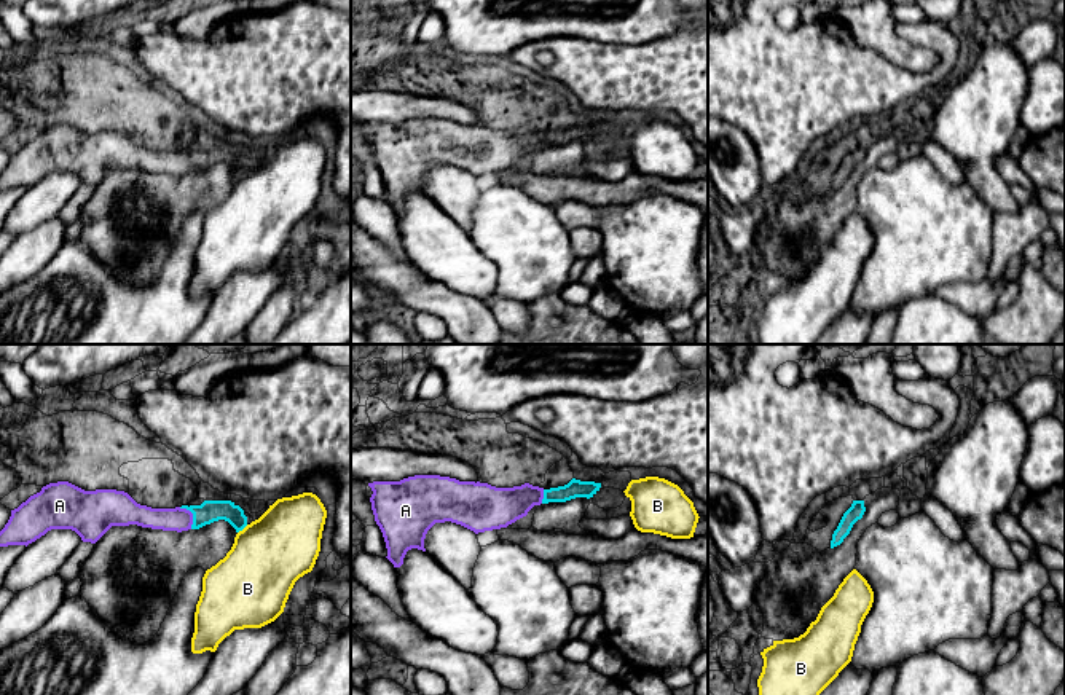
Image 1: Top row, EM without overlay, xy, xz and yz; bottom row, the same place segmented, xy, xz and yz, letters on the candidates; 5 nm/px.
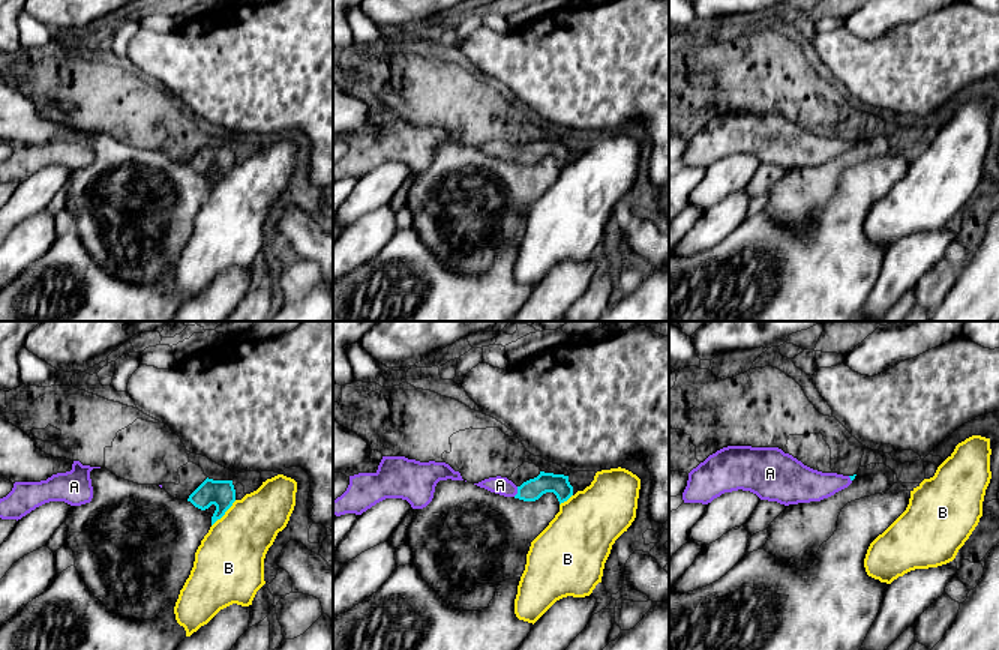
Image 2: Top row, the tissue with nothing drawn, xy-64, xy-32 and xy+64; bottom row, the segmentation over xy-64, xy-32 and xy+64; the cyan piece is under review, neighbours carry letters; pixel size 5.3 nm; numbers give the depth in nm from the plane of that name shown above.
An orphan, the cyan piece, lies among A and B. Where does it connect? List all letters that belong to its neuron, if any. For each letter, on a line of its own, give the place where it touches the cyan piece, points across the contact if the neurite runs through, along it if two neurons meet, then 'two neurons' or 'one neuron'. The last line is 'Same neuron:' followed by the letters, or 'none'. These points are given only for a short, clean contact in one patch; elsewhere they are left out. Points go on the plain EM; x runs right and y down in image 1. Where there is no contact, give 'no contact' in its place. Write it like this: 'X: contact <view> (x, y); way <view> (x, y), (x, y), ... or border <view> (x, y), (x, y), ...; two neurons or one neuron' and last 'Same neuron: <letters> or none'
A: contact xy (193, 158); way xy (208, 155), (193, 158), (177, 161); one neuron
B: contact xy (243, 171); two neurons
Same neuron: A

